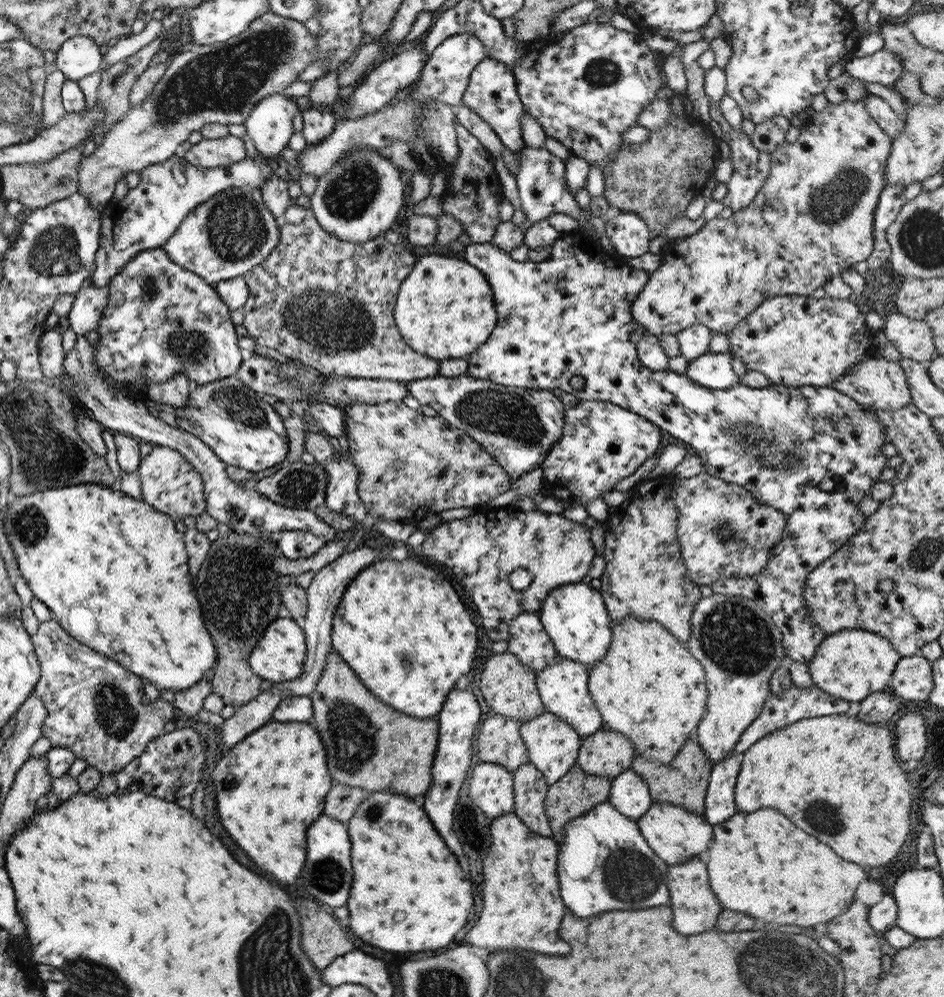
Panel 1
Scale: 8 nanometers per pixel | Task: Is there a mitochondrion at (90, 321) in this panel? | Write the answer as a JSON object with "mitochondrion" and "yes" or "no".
{"mitochondrion":"no"}

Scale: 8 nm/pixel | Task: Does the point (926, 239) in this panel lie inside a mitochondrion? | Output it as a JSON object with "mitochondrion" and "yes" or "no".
{"mitochondrion":"yes"}

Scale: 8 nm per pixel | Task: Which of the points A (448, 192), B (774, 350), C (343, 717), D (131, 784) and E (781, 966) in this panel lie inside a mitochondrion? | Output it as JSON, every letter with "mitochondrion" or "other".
{"A":"other","B":"other","C":"mitochondrion","D":"other","E":"mitochondrion"}

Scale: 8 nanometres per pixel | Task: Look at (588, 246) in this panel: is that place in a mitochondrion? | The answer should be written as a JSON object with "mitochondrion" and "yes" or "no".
{"mitochondrion":"no"}

